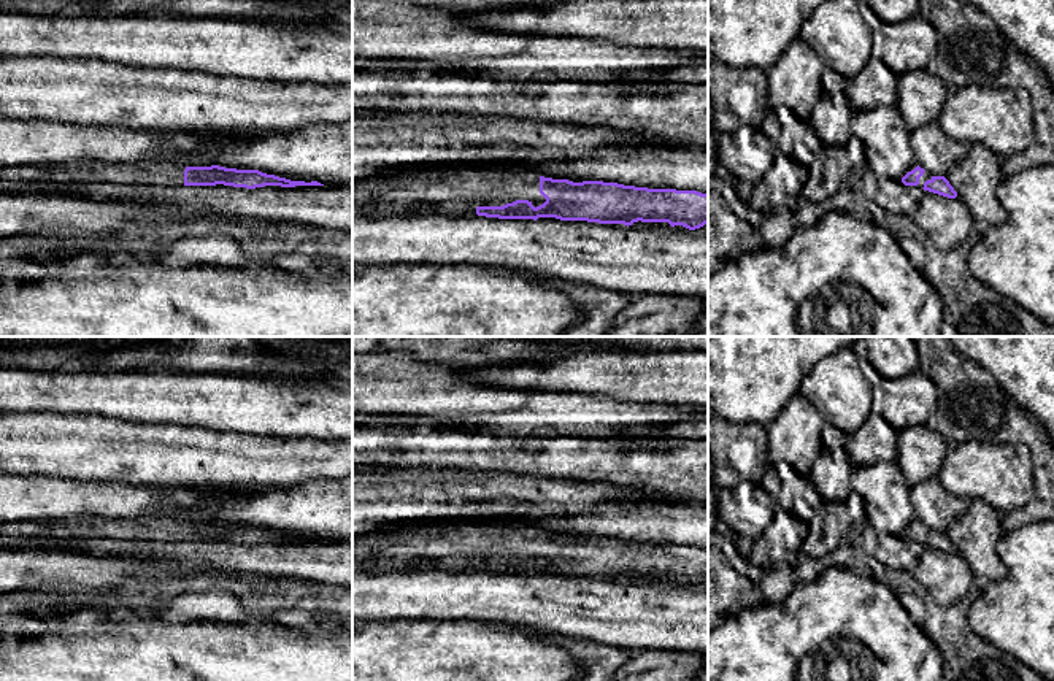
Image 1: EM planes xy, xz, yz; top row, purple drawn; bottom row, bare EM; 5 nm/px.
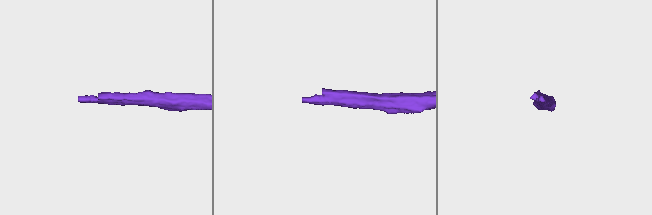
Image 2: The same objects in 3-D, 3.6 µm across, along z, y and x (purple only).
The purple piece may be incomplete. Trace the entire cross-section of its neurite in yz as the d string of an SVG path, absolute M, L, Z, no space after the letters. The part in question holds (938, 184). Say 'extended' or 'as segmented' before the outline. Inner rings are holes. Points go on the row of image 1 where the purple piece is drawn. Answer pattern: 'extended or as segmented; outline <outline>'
extended; outline M916 164L902 178L902 183L905 186L919 186L924 190L929 190L929 192L933 192L933 194L938 194L948 198L957 197L957 192L954 190L954 187L949 184L949 181L944 176L932 176Z

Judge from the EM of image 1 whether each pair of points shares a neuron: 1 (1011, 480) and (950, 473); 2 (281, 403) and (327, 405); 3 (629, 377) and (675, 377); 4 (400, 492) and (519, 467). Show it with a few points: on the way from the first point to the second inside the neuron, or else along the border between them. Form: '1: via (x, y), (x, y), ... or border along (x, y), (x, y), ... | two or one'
1: via (996, 473), (965, 473) | one
2: via (292, 408), (316, 408) | one
3: via (640, 377), (664, 377) | one
4: border along (494, 470), (530, 475) | two

